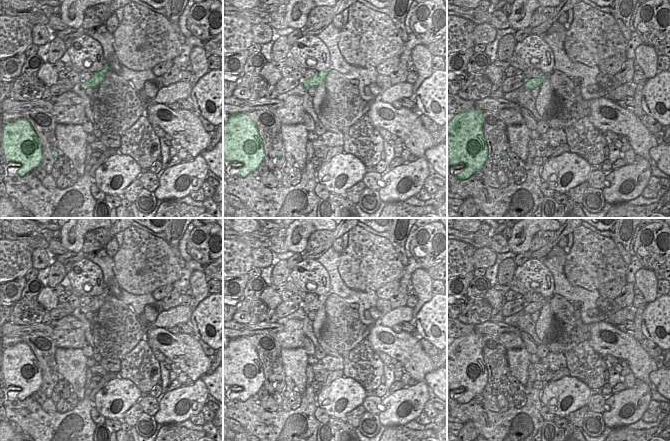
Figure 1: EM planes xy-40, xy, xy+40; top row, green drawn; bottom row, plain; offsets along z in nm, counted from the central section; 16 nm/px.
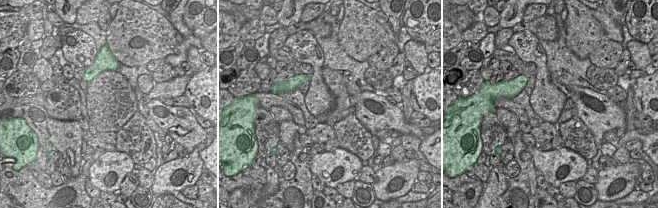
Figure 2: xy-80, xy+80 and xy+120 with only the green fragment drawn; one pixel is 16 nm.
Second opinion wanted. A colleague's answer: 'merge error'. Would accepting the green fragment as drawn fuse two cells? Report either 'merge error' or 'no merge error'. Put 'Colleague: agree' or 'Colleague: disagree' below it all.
no merge error
Colleague: disagree

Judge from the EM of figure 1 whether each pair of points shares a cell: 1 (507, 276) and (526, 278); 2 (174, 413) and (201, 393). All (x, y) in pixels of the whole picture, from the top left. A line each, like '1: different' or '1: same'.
1: different
2: same

